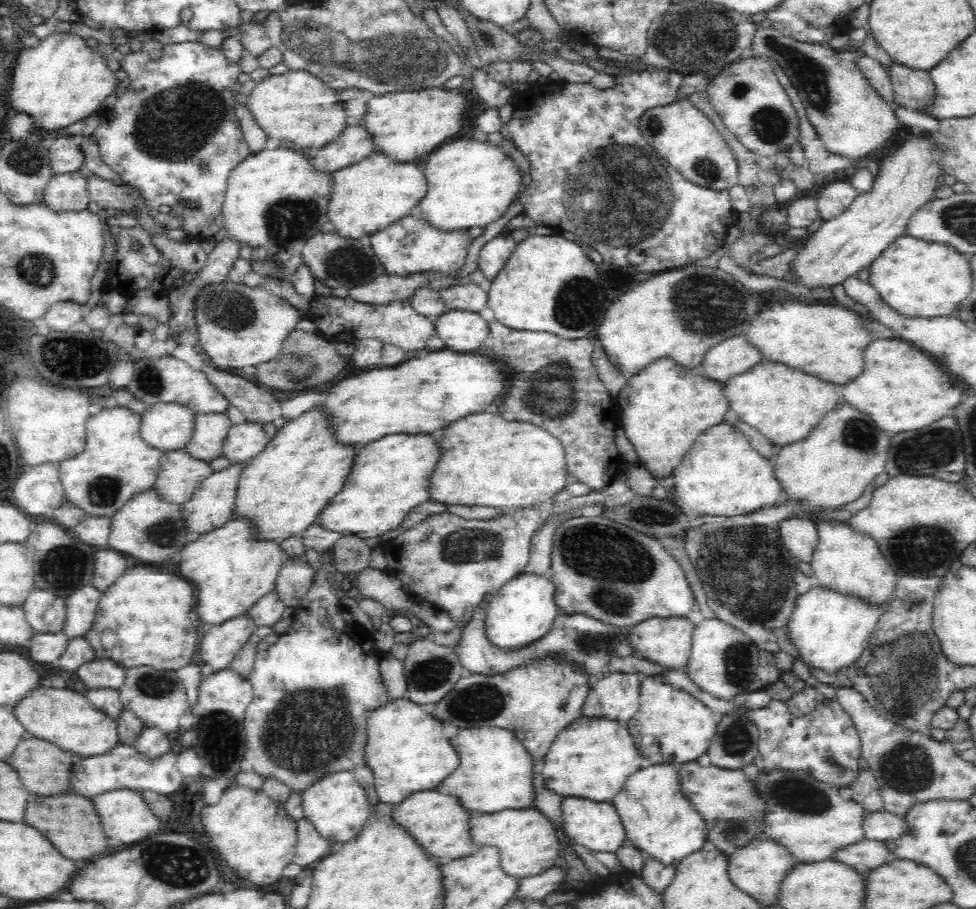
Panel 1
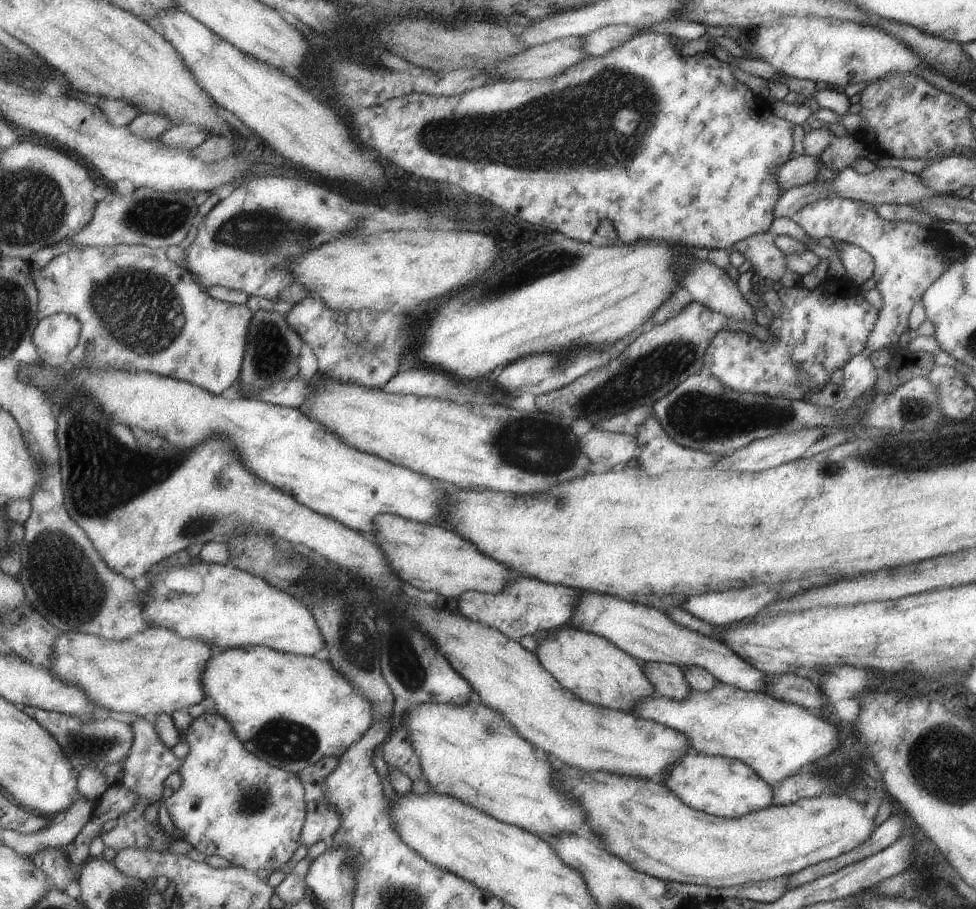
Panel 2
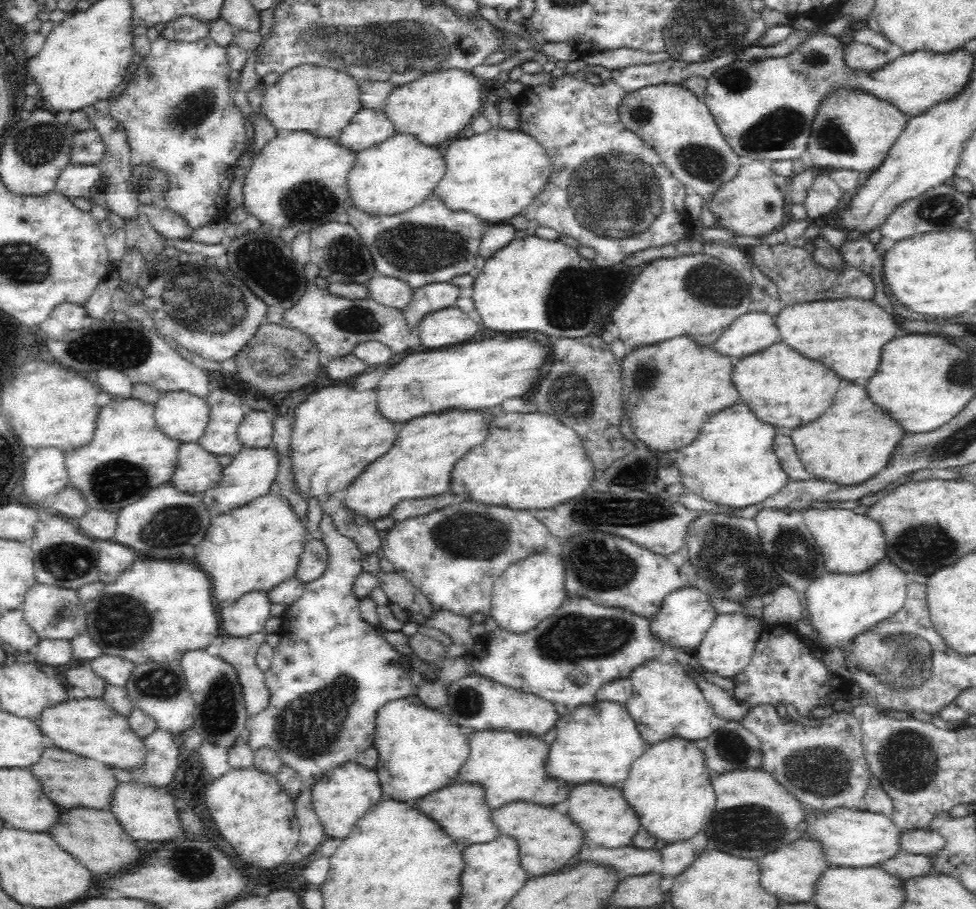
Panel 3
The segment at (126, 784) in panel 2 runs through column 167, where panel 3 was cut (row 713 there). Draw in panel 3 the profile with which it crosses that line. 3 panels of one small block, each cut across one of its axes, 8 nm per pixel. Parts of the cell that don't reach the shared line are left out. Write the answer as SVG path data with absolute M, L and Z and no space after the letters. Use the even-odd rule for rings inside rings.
M756 704L740 718L741 724L754 733L760 741L762 762L760 770L772 775L801 803L810 810L829 810L836 806L845 806L858 810L862 808L862 798L869 786L871 777L869 764L864 756L862 731L859 720L853 713L834 711L831 716L820 720L820 726L804 726L790 718L780 718L773 704Z

